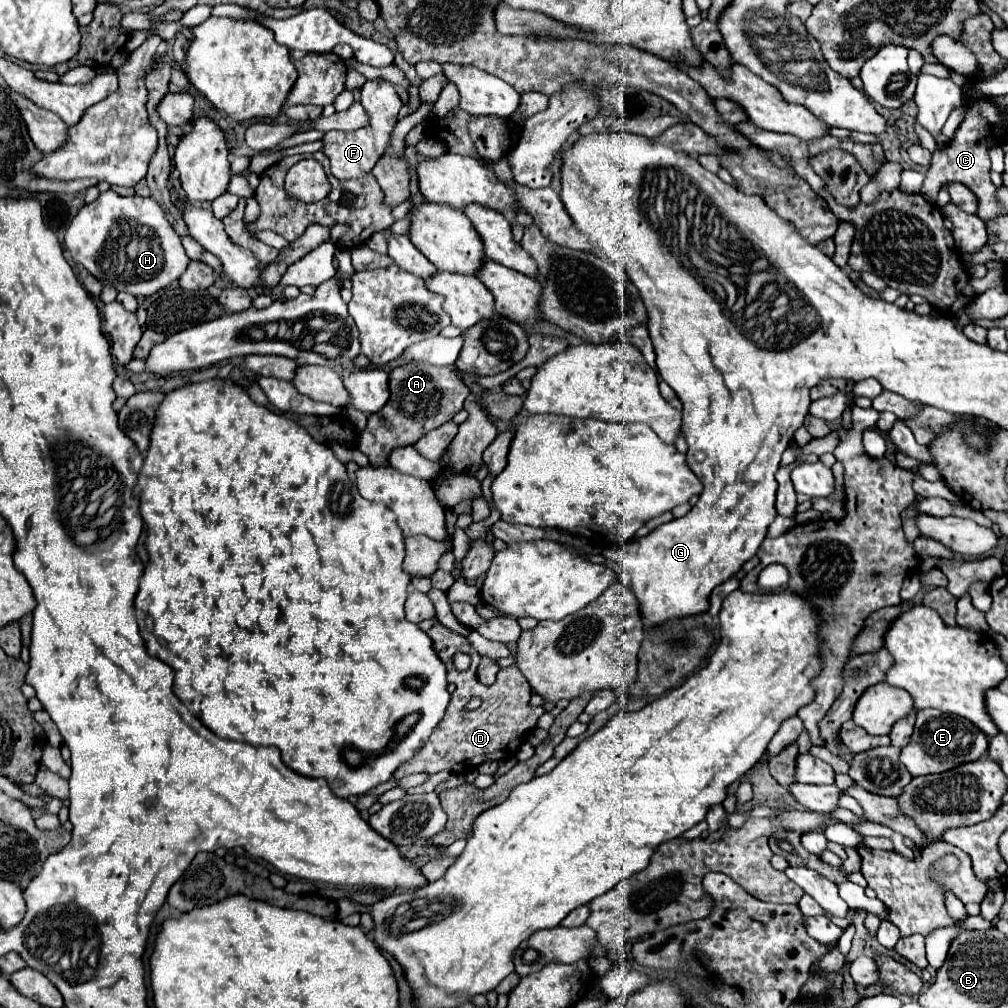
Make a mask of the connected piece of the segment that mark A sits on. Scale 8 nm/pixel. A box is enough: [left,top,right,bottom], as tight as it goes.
[359,363,469,467]

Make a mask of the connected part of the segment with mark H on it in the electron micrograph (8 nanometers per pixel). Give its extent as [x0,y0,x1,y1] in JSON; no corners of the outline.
[65,189,189,297]

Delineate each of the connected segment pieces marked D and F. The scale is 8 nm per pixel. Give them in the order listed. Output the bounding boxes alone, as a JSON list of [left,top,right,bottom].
[[395,623,545,777],[323,79,403,179]]

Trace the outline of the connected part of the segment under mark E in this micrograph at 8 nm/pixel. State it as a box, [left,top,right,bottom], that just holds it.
[901,709,987,777]

